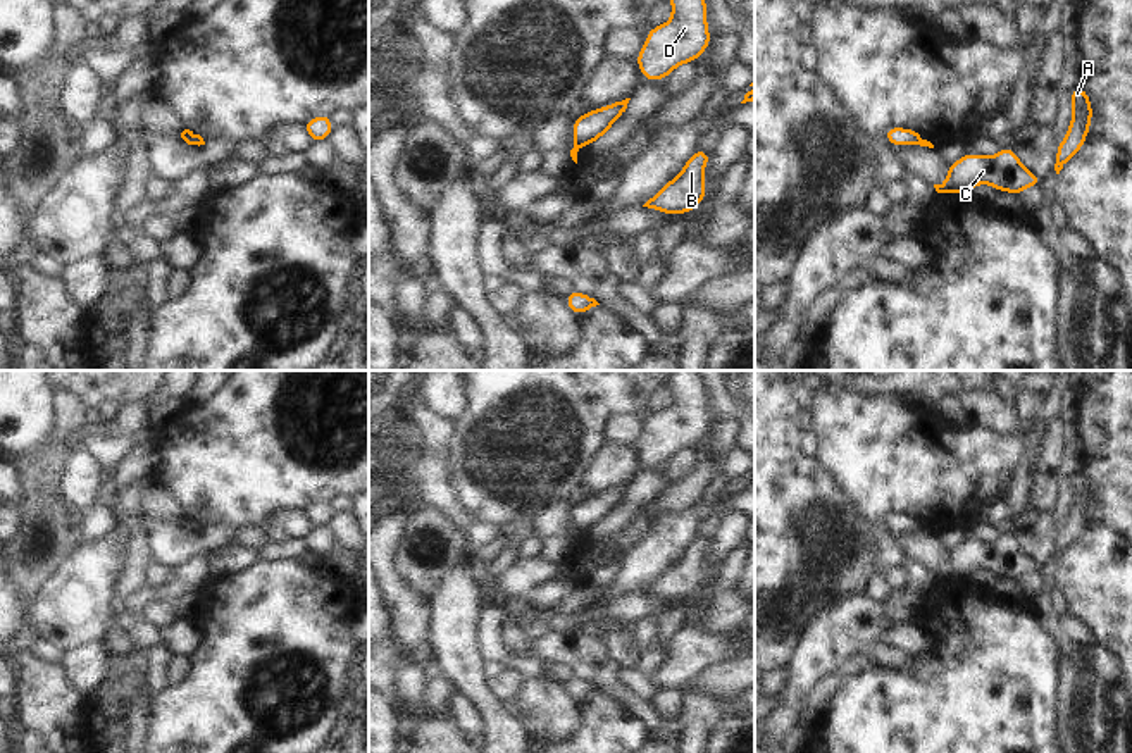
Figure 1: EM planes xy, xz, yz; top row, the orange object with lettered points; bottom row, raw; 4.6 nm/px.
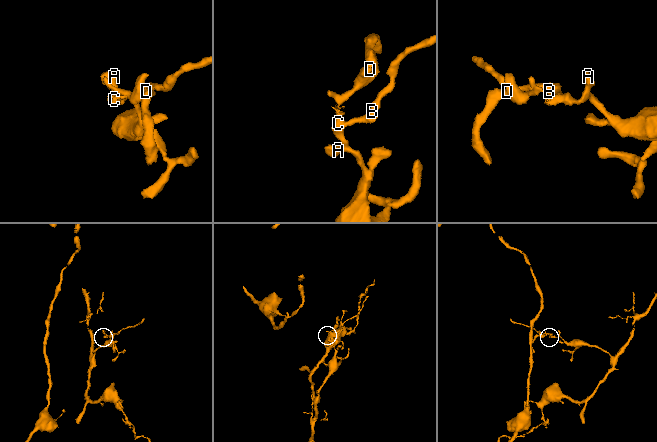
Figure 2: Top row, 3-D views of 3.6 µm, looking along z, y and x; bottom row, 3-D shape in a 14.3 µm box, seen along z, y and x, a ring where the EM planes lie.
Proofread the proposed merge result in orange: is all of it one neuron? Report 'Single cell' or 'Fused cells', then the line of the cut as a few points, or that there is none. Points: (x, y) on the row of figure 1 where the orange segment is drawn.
Fused cells. Split along yz (919, 138), (914, 143)

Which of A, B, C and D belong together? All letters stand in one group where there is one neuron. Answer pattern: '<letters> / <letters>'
A B C / D

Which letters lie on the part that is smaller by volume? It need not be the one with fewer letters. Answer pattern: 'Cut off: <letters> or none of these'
Cut off: D

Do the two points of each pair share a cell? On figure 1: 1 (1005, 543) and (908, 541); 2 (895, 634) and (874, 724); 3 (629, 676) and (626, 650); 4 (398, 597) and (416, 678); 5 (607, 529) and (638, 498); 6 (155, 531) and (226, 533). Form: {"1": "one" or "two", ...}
{"1": "one", "2": "two", "3": "two", "4": "two", "5": "one", "6": "one"}

